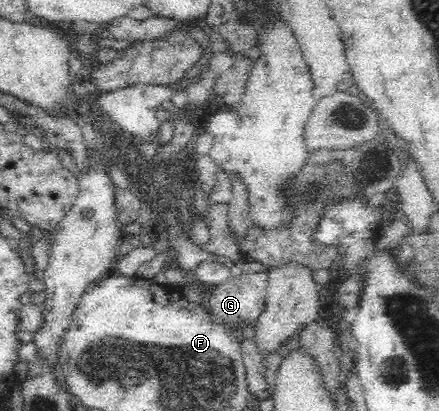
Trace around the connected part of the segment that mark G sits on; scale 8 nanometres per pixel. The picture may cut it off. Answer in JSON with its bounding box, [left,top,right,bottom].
[200,273,268,332]

